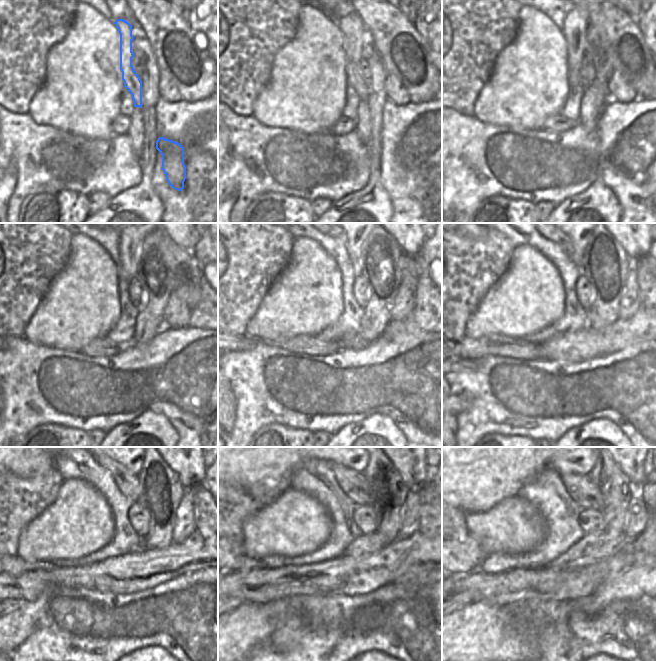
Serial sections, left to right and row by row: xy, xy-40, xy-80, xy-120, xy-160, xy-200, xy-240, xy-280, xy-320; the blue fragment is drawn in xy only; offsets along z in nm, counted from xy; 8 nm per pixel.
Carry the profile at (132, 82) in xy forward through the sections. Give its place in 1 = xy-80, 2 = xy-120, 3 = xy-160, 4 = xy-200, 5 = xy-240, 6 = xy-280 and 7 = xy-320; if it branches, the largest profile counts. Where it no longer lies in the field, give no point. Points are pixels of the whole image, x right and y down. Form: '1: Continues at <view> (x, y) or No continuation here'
1: Continues at xy-80 (575, 30)
2: Continues at xy-120 (129, 243)
3: Continues at xy-160 (354, 243)
4: Continues at xy-200 (579, 243)
5: Continues at xy-240 (134, 467)
6: Continues at xy-280 (264, 467)
7: Continues at xy-320 (473, 467).

